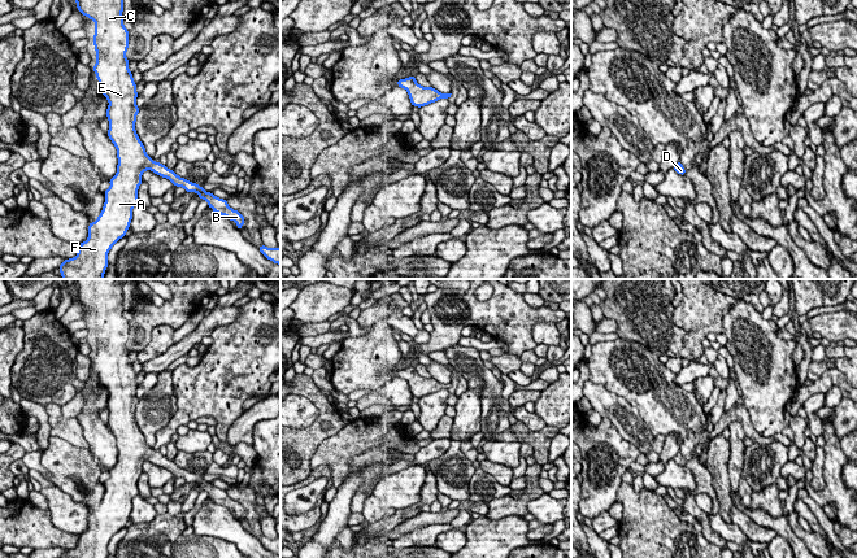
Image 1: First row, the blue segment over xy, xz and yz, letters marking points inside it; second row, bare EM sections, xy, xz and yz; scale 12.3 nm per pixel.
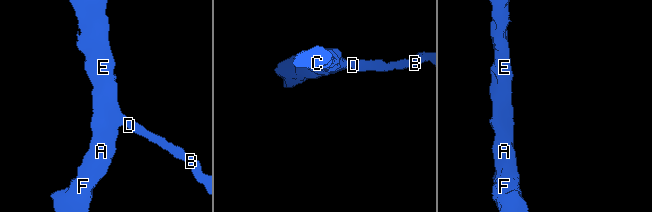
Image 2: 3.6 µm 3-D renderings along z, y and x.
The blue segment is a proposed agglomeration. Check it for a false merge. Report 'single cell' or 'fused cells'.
single cell

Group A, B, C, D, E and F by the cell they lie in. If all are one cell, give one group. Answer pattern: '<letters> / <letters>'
A B C D E F

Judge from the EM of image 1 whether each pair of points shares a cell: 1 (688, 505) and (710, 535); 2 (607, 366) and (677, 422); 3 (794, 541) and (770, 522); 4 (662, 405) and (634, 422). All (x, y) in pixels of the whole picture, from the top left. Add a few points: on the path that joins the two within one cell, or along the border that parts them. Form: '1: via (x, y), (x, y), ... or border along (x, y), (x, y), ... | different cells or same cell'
1: via (696, 513), (707, 527) | same cell
2: via (621, 383), (626, 388), (648, 393), (658, 404) | same cell
3: via (788, 535), (777, 524) | same cell
4: border along (621, 396), (638, 410), (655, 437) | different cells

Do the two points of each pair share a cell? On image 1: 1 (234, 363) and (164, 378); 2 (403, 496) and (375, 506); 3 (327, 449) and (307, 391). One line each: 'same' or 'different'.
1: different
2: different
3: different

